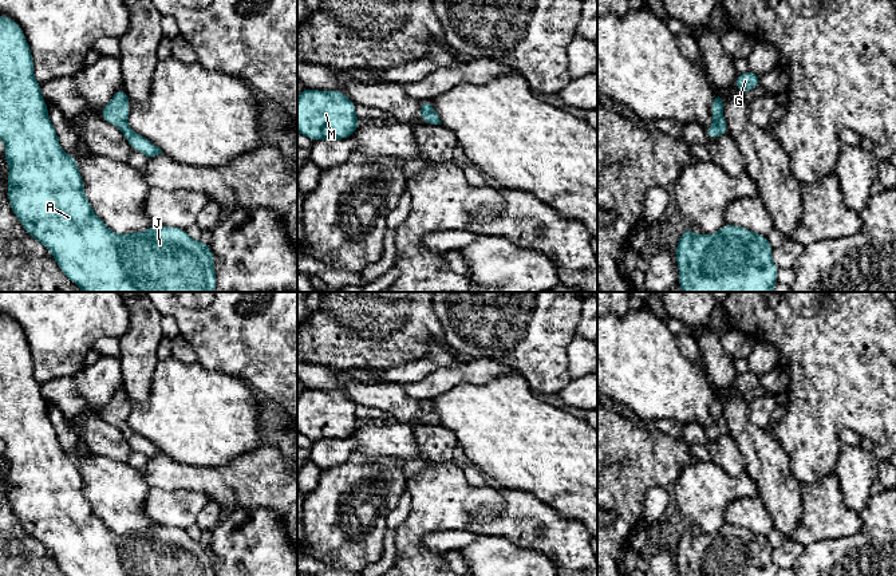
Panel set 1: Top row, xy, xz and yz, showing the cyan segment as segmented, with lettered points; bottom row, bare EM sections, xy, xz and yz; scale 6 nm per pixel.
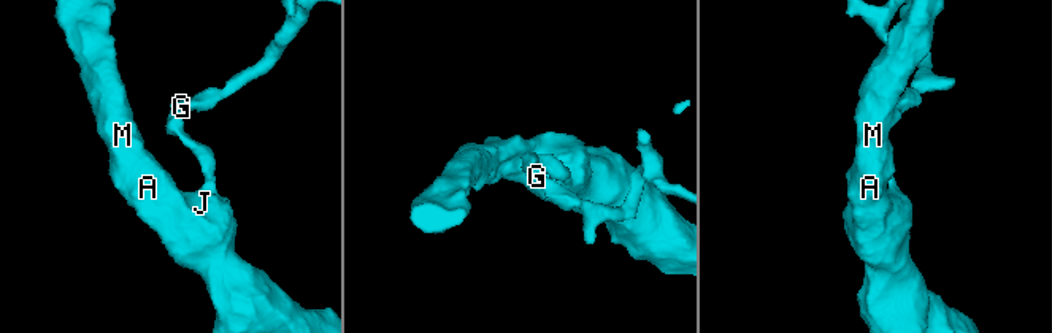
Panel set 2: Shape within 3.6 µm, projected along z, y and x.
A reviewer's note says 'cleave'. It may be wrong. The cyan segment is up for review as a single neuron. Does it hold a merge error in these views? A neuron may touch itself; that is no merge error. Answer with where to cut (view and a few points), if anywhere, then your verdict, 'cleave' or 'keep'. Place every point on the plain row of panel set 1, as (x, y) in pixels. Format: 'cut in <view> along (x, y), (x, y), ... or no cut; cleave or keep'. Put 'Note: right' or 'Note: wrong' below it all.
no cut; keep
Note: wrong

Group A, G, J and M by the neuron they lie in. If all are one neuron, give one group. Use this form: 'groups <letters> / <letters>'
groups A G J M

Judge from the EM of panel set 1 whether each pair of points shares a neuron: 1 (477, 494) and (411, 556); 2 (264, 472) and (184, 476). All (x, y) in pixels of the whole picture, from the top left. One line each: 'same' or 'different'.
1: same
2: same

